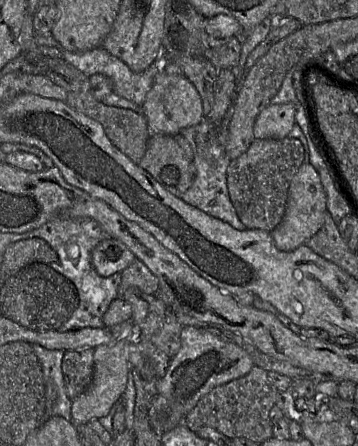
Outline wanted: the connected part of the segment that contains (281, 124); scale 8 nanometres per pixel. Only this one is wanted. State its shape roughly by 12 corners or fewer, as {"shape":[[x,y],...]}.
{"shape":[[292,103],[270,104],[255,139],[283,139],[295,125]]}

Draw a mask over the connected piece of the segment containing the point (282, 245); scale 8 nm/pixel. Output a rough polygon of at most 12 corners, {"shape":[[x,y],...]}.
{"shape":[[302,164],[284,216],[270,232],[290,252],[323,226],[327,198],[319,174]]}

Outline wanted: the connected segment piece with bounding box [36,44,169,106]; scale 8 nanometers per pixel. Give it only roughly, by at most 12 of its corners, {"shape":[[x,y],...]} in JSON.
{"shape":[[37,44],[43,57],[63,58],[88,77],[106,76],[114,94],[140,106],[163,63],[133,72],[102,47],[81,52]]}

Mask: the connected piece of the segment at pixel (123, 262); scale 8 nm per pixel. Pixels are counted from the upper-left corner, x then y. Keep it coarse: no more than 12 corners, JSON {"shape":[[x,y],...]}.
{"shape":[[102,240],[91,254],[102,277],[121,273],[136,259],[123,242]]}

